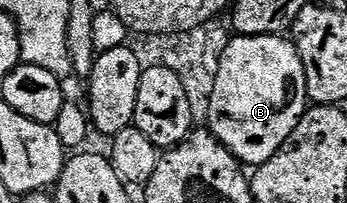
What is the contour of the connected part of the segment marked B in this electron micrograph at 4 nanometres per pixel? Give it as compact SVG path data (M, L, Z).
M233 35L214 80L207 127L236 155L241 165L264 164L290 138L309 107L306 70L295 44L283 35Z

